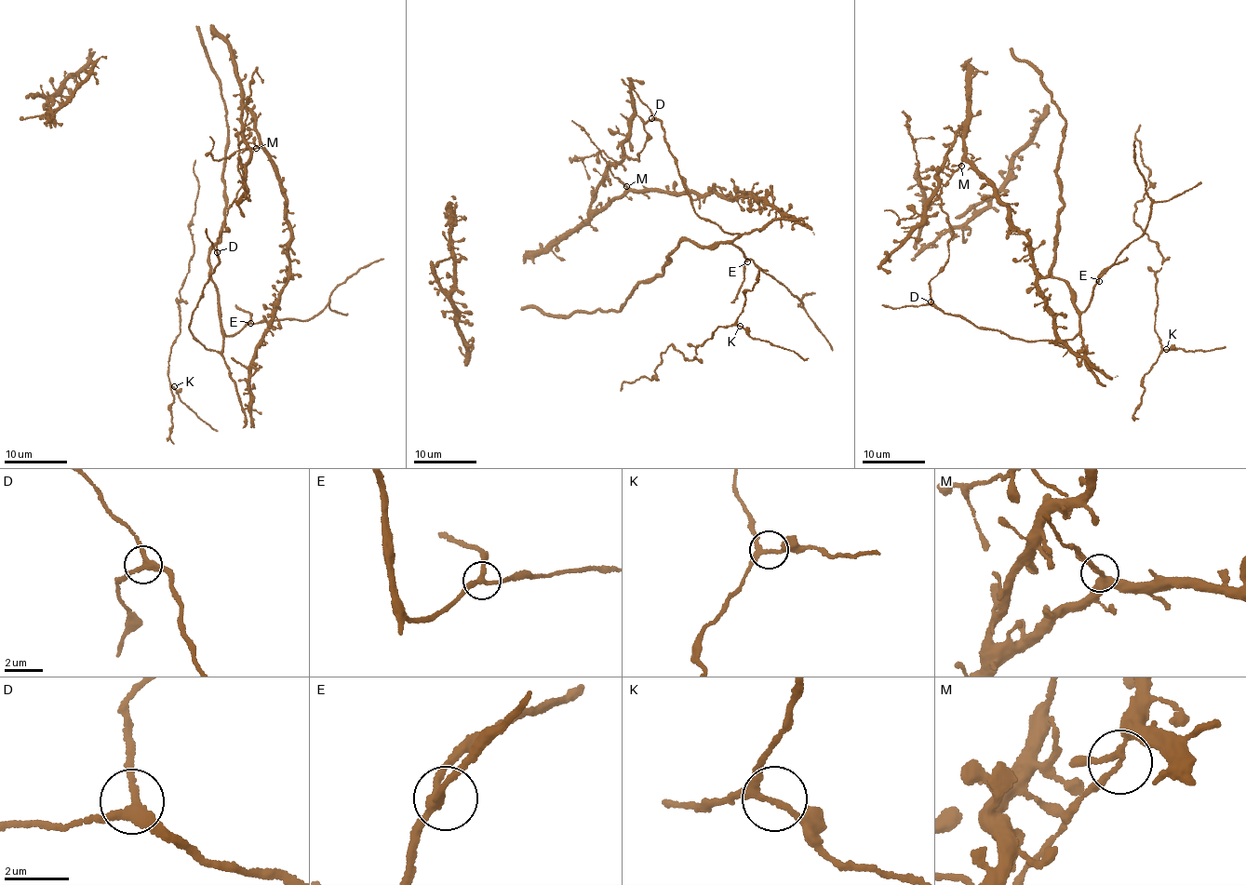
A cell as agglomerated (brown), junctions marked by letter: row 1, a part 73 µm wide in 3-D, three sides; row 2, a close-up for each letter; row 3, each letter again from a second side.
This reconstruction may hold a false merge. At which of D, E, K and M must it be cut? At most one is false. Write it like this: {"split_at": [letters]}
{"split_at": ["M"]}

